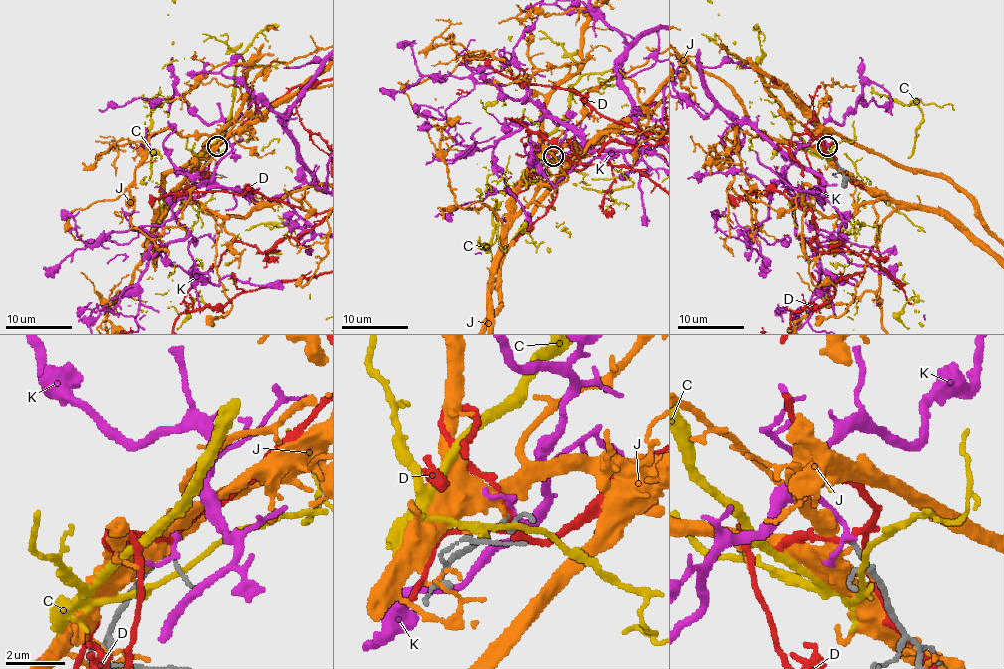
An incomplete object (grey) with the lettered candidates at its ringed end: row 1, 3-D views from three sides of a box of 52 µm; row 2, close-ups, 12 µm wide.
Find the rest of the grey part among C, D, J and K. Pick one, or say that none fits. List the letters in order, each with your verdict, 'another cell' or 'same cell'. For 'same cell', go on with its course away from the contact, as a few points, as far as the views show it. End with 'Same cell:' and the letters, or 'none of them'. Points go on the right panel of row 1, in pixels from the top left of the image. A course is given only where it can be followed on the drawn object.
C: another cell
D: another cell
J: another cell
K: same cell
Same cell: K

